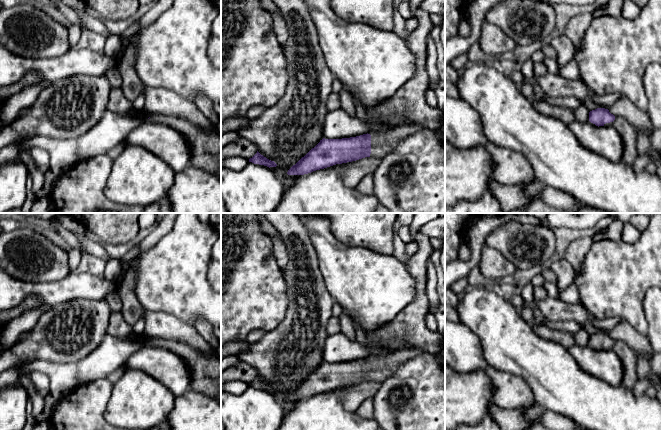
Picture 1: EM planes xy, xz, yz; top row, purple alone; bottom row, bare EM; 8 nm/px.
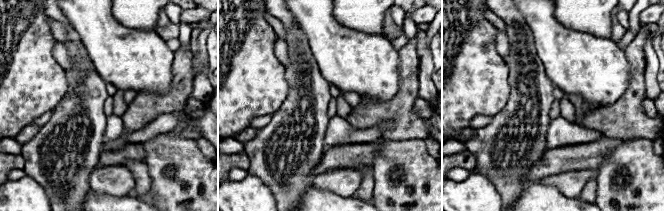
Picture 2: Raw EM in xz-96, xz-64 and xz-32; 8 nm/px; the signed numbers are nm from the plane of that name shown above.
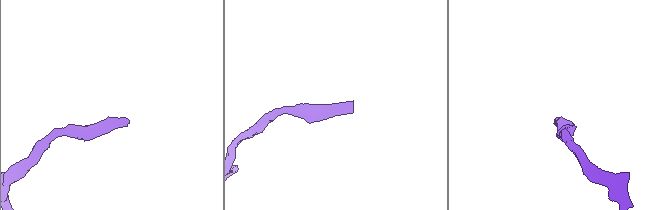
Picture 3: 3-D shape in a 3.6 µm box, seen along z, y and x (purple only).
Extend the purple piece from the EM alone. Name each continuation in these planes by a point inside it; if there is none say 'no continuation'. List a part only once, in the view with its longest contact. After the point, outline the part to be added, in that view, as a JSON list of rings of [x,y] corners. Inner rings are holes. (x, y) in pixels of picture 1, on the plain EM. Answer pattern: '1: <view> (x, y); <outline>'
1: xz (382, 367); [[[422,349],[397,350],[385,356],[373,356],[371,359],[371,378],[373,382],[383,382],[391,376],[396,369],[409,359],[425,353]]]

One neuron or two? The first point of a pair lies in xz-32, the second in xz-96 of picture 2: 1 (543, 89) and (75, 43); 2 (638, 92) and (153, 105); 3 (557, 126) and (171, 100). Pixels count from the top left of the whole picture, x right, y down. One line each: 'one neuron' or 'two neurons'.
1: one neuron
2: one neuron
3: two neurons

